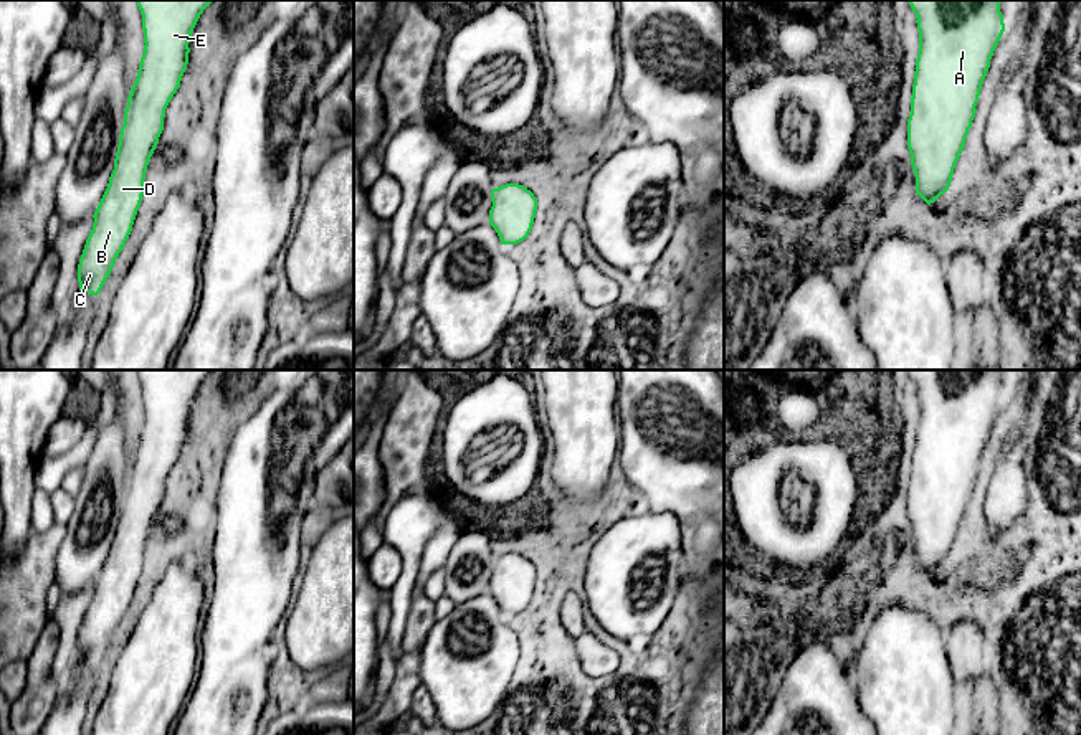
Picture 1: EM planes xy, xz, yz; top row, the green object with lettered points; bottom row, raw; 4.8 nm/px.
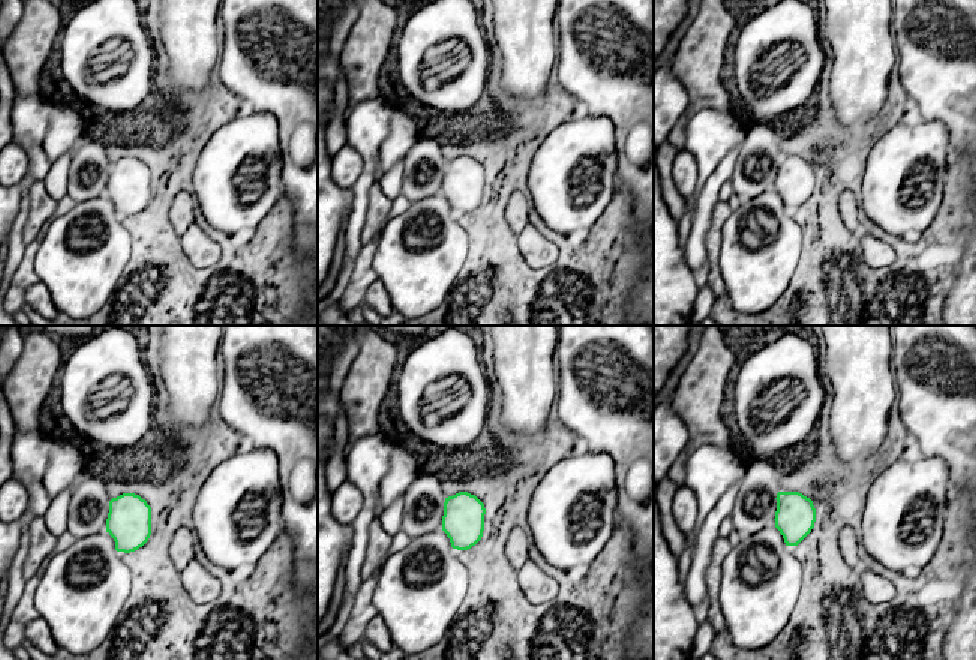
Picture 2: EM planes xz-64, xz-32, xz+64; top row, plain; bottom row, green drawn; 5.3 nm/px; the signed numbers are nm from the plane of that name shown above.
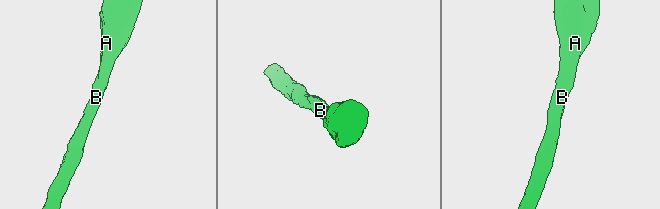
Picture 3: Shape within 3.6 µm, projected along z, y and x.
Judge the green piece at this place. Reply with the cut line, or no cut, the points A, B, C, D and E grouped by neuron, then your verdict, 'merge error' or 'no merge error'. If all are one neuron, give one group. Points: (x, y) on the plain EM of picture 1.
cut none; groups A B C D E; no merge error

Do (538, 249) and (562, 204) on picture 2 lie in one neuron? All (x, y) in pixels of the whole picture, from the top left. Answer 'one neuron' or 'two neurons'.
two neurons

